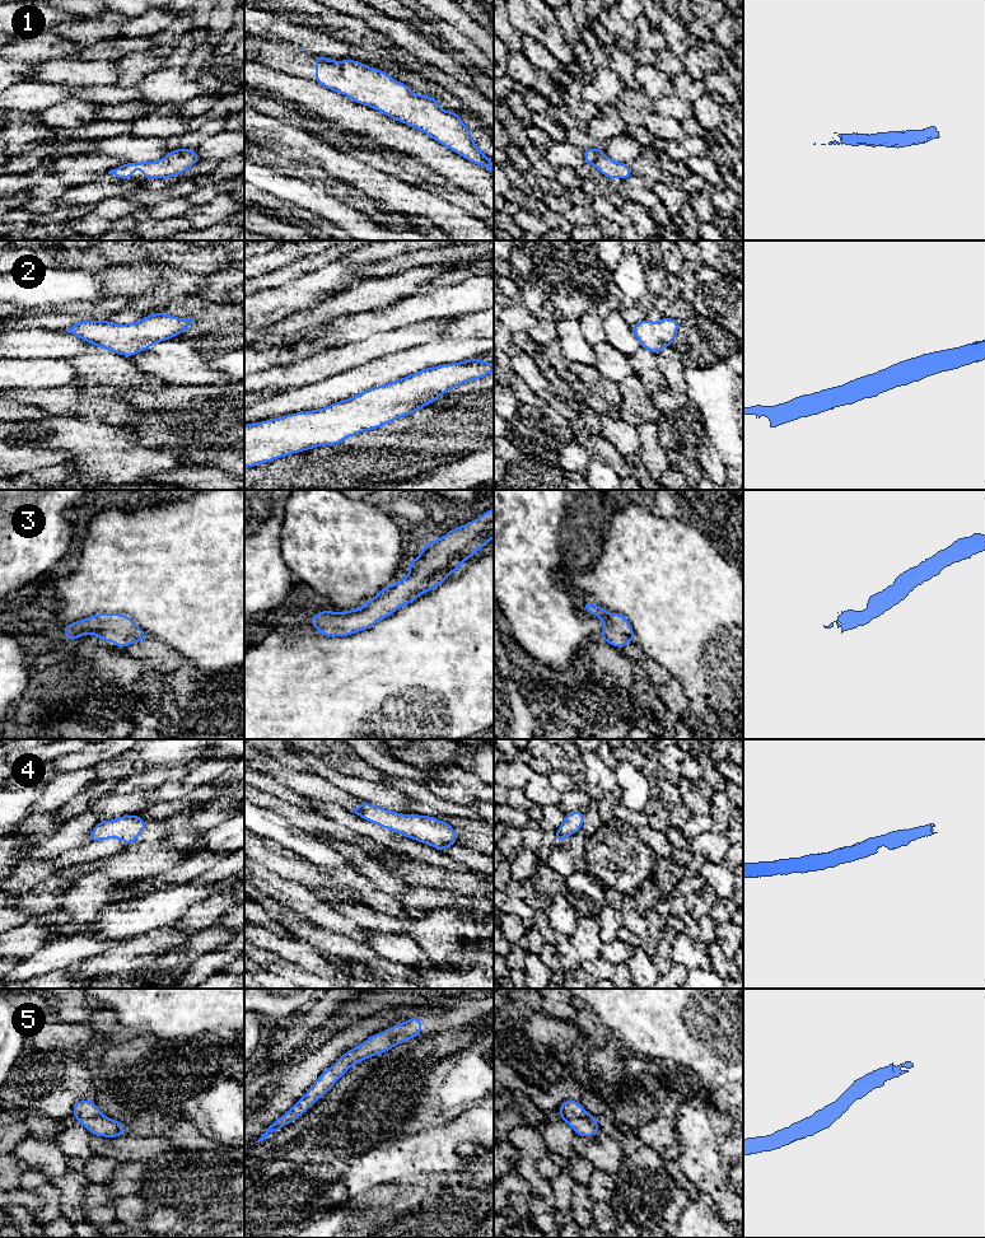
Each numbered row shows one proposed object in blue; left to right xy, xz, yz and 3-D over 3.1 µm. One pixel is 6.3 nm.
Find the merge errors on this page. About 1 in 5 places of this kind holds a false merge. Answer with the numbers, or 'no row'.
no row

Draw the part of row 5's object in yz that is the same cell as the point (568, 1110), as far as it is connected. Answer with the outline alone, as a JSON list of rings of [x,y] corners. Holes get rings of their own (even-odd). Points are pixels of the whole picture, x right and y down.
[[[575,1099],[562,1102],[559,1113],[578,1136],[588,1137],[599,1134],[597,1117],[589,1115]]]

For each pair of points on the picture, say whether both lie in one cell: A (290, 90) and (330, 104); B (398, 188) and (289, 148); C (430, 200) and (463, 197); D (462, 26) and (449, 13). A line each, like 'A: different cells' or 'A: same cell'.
A: same cell
B: same cell
C: different cells
D: same cell

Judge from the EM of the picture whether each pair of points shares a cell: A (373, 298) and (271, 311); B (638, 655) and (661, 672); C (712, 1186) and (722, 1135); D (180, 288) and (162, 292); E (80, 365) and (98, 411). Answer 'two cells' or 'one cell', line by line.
A: two cells
B: one cell
C: one cell
D: one cell
E: two cells

